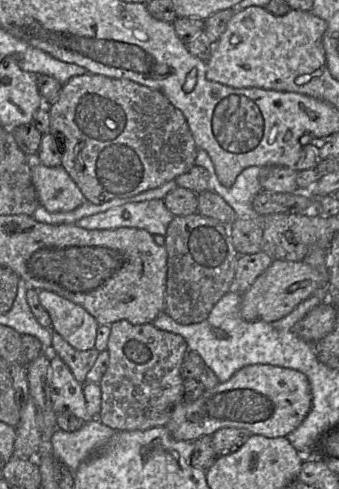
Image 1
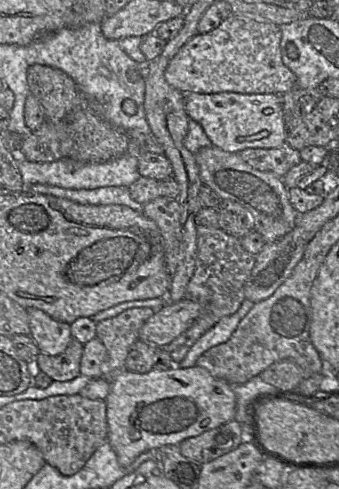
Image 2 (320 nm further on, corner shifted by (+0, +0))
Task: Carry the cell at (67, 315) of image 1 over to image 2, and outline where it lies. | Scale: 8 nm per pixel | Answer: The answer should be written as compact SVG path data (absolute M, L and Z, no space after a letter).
M26 308L30 322L30 337L40 353L50 356L62 354L72 340L70 324L53 319L44 311Z

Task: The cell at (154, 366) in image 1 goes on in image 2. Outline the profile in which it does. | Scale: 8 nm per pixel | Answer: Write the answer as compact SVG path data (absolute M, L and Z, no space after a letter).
M131 308L97 323L96 337L101 340L108 353L106 370L102 376L107 381L128 371L125 361L129 350L139 340L140 329L154 312L151 308Z

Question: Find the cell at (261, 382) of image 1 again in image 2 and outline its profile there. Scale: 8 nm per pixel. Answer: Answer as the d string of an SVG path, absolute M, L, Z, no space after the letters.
M194 366L191 368L175 367L166 371L152 369L148 373L135 373L131 371L124 371L110 382L110 391L105 399L106 403L106 416L108 424L107 441L117 455L119 464L122 467L129 466L141 453L148 450L155 450L156 448L165 445L178 445L183 440L195 437L205 431L217 428L234 419L236 413L236 395L233 391L232 385L228 382L212 376L206 369Z

